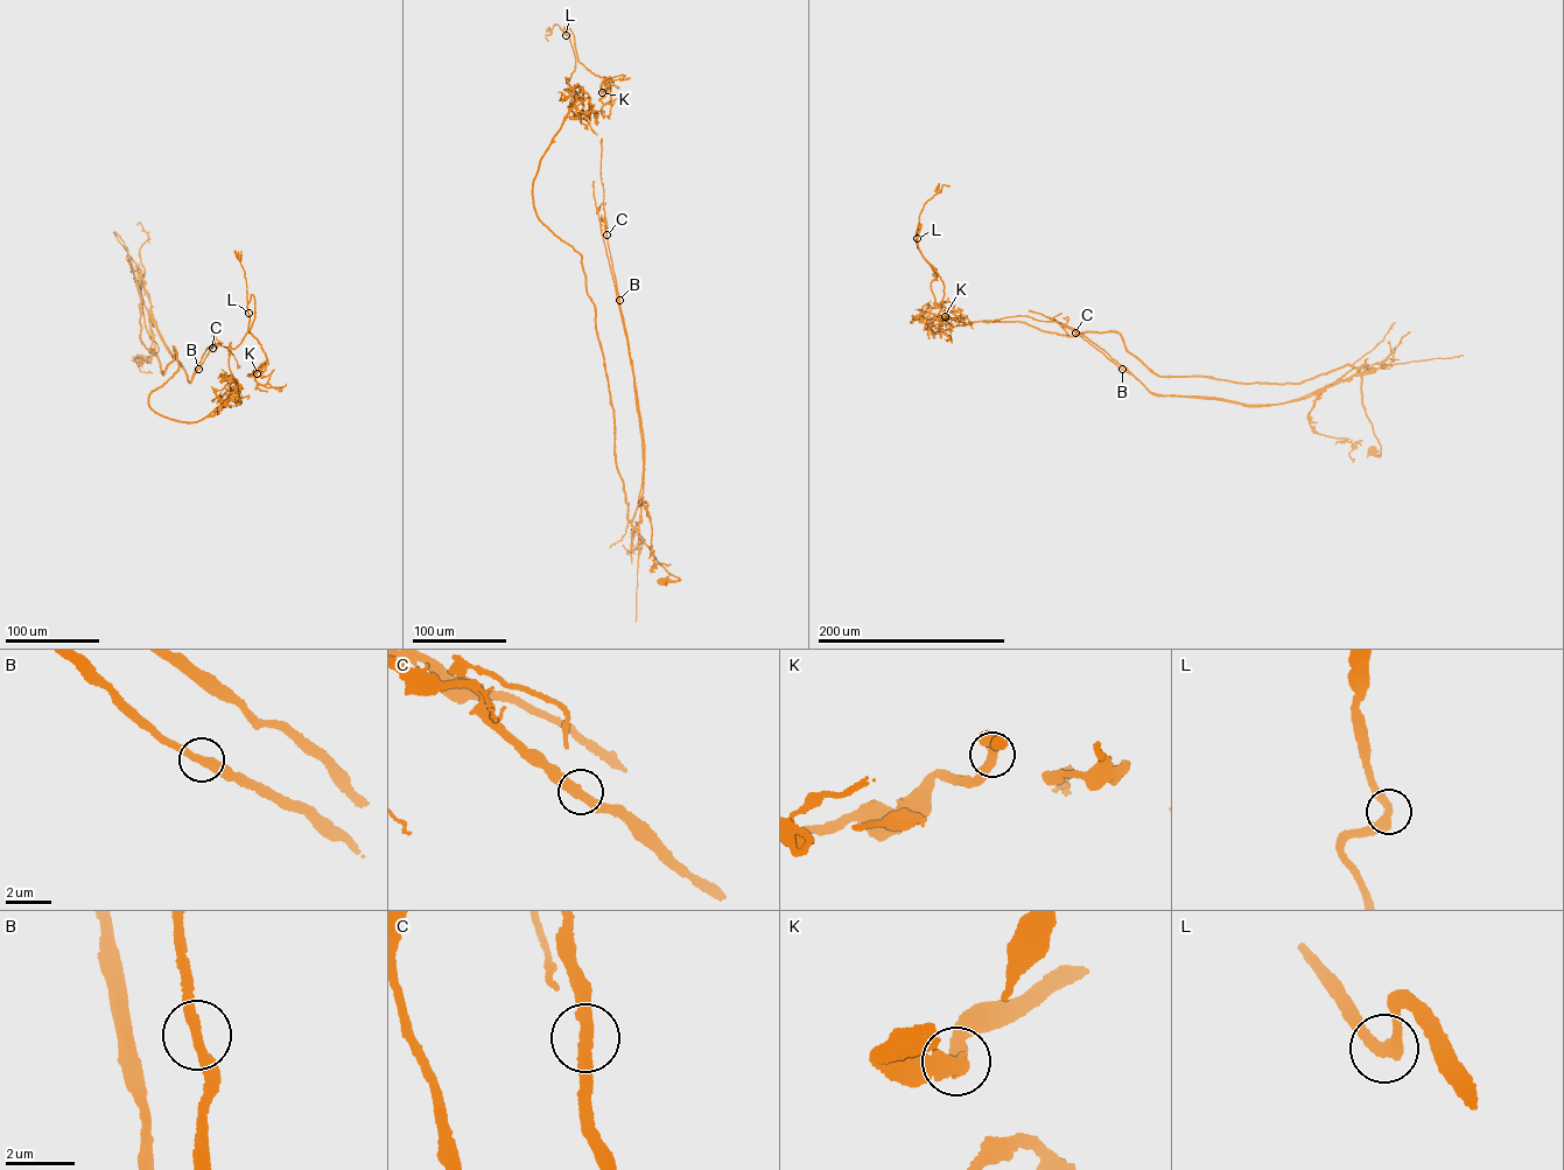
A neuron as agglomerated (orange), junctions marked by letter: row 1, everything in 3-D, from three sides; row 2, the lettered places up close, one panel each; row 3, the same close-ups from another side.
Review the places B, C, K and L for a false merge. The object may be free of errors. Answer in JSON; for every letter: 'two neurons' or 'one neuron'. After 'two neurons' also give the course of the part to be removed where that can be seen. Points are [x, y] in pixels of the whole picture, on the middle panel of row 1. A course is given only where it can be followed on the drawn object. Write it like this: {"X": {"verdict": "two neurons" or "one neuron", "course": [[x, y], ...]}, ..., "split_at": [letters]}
{"B": {"verdict": "one neuron"}, "C": {"verdict": "one neuron"}, "K": {"verdict": "one neuron"}, "L": {"verdict": "one neuron"}, "split_at": []}

